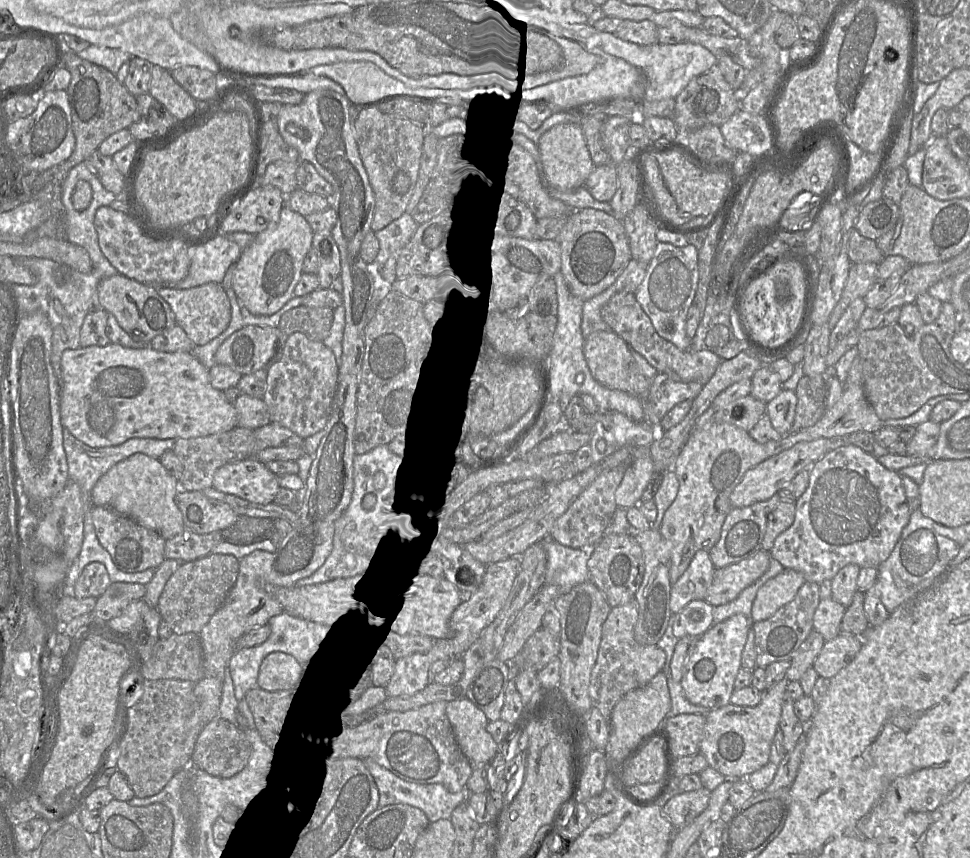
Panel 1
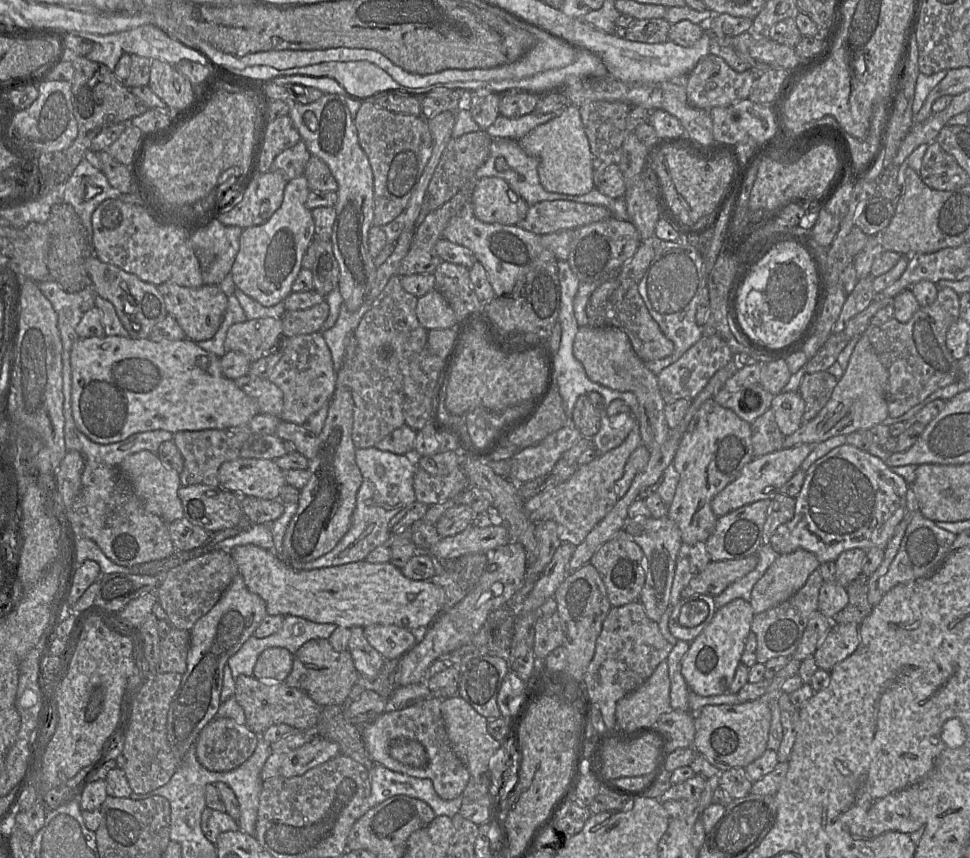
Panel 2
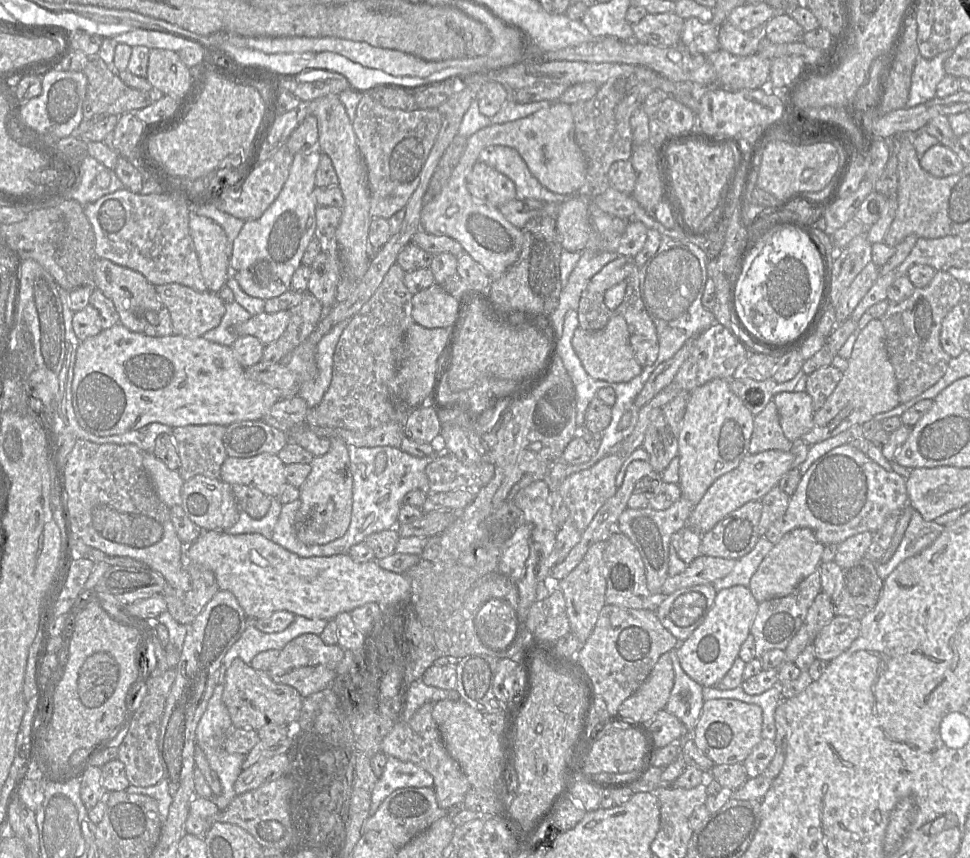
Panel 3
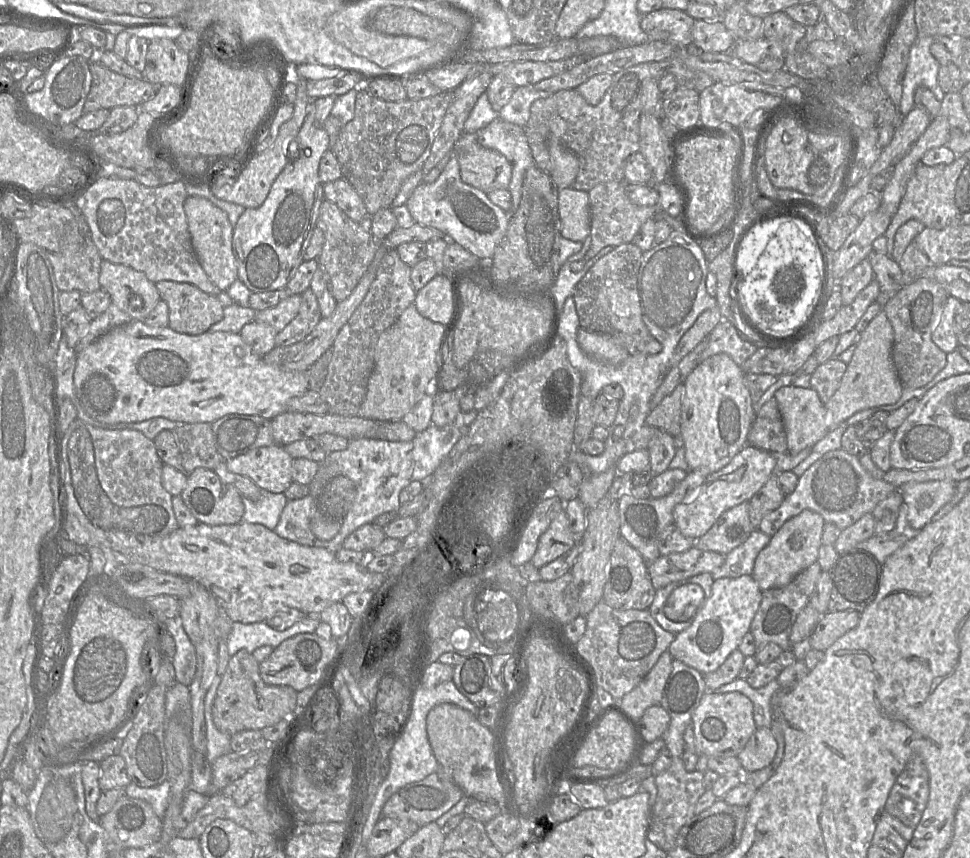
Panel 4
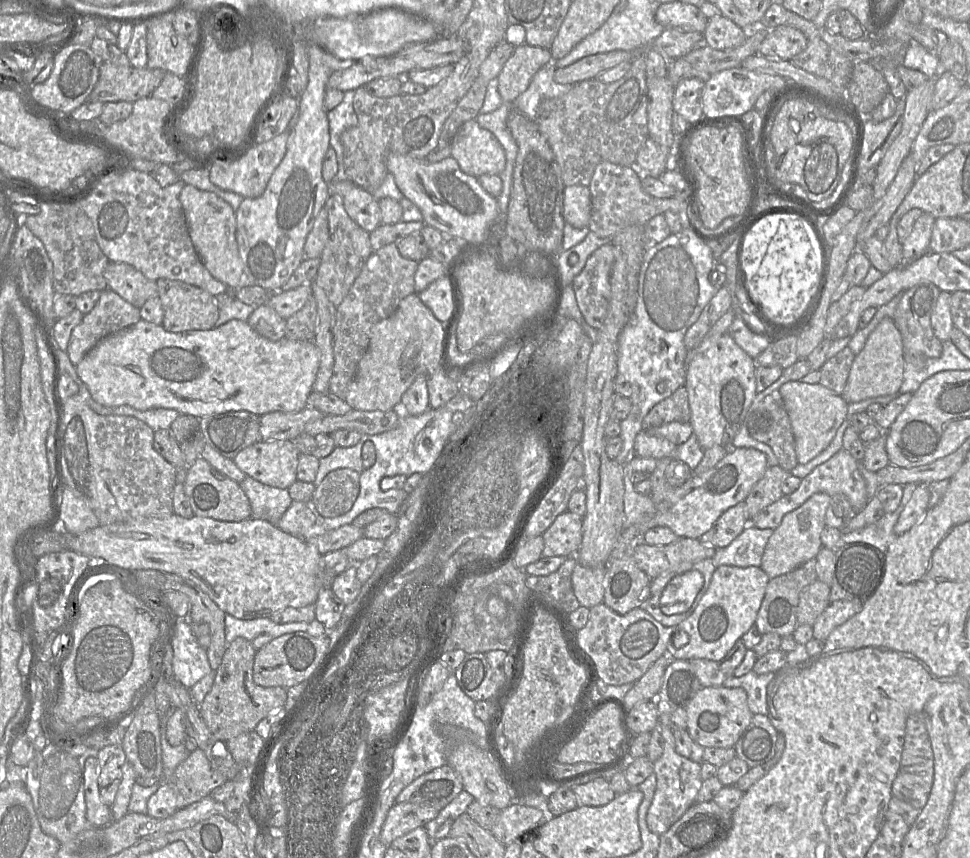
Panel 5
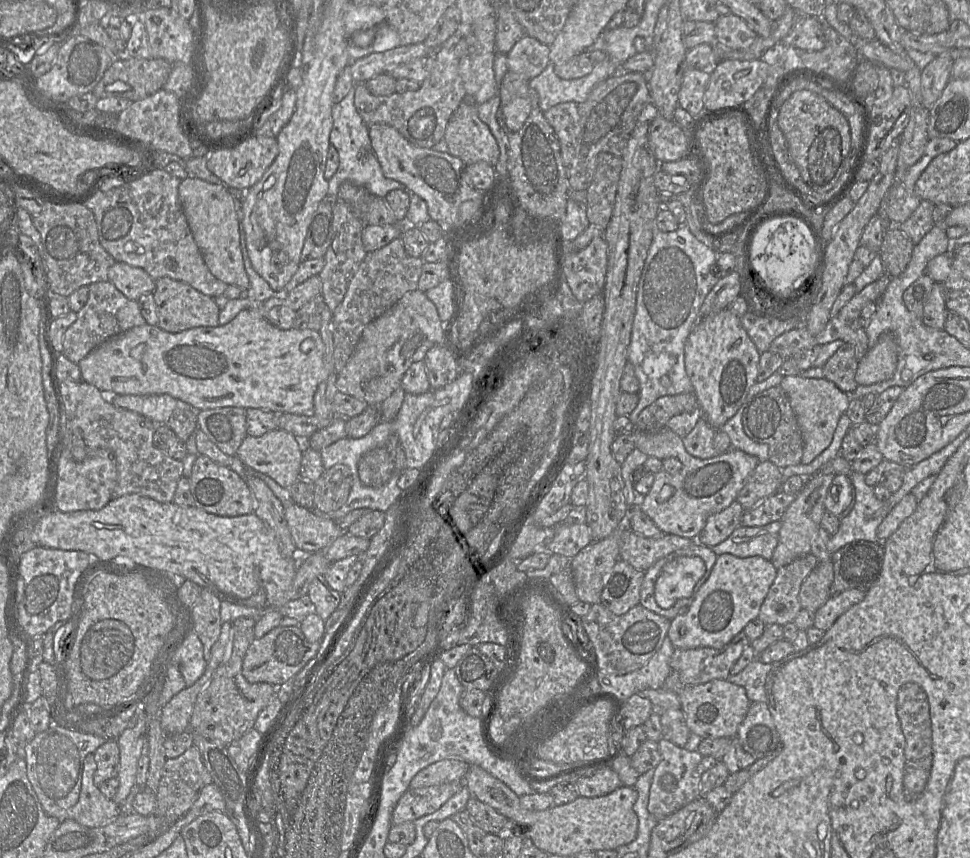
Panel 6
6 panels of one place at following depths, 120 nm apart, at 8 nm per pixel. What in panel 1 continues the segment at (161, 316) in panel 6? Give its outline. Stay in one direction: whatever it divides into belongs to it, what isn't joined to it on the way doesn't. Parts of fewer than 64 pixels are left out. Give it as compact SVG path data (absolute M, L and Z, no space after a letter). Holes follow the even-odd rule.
M209 282L189 289L155 287L158 294L169 304L179 325L194 342L203 346L222 334L231 321L231 304L225 289L219 283Z

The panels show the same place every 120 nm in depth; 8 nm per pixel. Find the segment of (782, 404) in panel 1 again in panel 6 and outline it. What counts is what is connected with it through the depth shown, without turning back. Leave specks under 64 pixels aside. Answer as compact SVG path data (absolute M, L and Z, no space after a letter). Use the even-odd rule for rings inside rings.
M784 376L780 386L788 396L802 435L801 463L809 464L831 444L838 421L848 408L850 395L825 378Z

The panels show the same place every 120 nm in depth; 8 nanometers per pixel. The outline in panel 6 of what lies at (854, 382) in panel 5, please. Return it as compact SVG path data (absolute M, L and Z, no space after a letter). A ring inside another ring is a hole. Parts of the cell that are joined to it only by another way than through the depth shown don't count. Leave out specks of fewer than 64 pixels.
M891 332L881 334L875 346L859 360L855 381L867 386L890 379L897 368L898 345Z

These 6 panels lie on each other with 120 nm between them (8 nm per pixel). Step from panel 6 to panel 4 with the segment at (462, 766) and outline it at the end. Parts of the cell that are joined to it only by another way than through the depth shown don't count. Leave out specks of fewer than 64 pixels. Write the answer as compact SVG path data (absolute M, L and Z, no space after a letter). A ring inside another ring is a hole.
M435 772L394 793L382 808L382 817L409 820L421 827L435 822L463 795L454 782L441 781Z

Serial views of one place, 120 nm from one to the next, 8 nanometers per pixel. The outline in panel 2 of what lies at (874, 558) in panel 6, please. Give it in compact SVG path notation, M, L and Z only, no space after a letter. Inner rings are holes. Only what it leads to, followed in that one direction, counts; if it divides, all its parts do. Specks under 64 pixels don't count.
M860 575L847 587L848 603L838 612L832 622L834 624L861 622L871 613L873 606L868 599L868 577Z

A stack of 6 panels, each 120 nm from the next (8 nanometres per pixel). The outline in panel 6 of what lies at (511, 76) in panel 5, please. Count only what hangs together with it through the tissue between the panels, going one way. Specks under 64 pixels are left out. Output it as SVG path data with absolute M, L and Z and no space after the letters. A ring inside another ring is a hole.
M524 34L506 54L508 70L531 80L548 65L549 52L548 45Z

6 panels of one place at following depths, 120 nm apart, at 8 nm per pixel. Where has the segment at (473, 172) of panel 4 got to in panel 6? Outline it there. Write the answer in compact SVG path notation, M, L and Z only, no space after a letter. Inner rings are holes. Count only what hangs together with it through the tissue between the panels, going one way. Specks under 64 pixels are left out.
M460 103L447 123L444 140L448 146L448 153L460 158L466 165L484 161L494 167L499 158L499 146L489 127L480 120L477 106Z

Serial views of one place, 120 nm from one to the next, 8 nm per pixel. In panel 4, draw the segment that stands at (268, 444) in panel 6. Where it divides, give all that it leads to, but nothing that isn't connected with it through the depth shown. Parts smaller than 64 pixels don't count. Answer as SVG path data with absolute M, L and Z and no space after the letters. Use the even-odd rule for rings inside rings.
M279 444L252 449L226 460L227 469L251 479L259 488L284 493L292 483L292 457Z

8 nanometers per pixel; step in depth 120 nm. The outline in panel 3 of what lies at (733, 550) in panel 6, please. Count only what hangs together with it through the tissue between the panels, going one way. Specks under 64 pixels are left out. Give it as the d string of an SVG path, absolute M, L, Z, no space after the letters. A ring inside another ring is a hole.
M760 536L755 547L749 553L736 560L732 572L712 583L716 592L735 585L749 587L751 577L773 546L774 544L765 536Z

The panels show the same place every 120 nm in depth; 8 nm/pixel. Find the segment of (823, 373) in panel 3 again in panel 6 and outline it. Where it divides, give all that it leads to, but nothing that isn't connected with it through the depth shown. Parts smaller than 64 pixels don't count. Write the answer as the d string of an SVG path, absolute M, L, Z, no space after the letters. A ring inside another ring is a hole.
M844 343L822 367L824 378L834 383L841 391L852 393L858 387L855 381L858 362L856 347L851 343Z

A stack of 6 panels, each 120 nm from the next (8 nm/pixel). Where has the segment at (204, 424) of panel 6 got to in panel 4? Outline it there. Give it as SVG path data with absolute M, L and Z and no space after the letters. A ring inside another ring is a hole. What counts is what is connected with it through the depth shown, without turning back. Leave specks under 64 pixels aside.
M229 414L211 428L216 449L225 460L275 444L271 420L261 416Z

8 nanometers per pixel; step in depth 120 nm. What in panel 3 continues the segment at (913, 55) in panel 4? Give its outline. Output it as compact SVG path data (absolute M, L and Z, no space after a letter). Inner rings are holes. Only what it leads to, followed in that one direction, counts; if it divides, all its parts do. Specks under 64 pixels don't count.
M953 51L946 52L932 59L925 59L921 55L917 56L905 108L916 107L936 97L936 87L946 75L944 62Z

